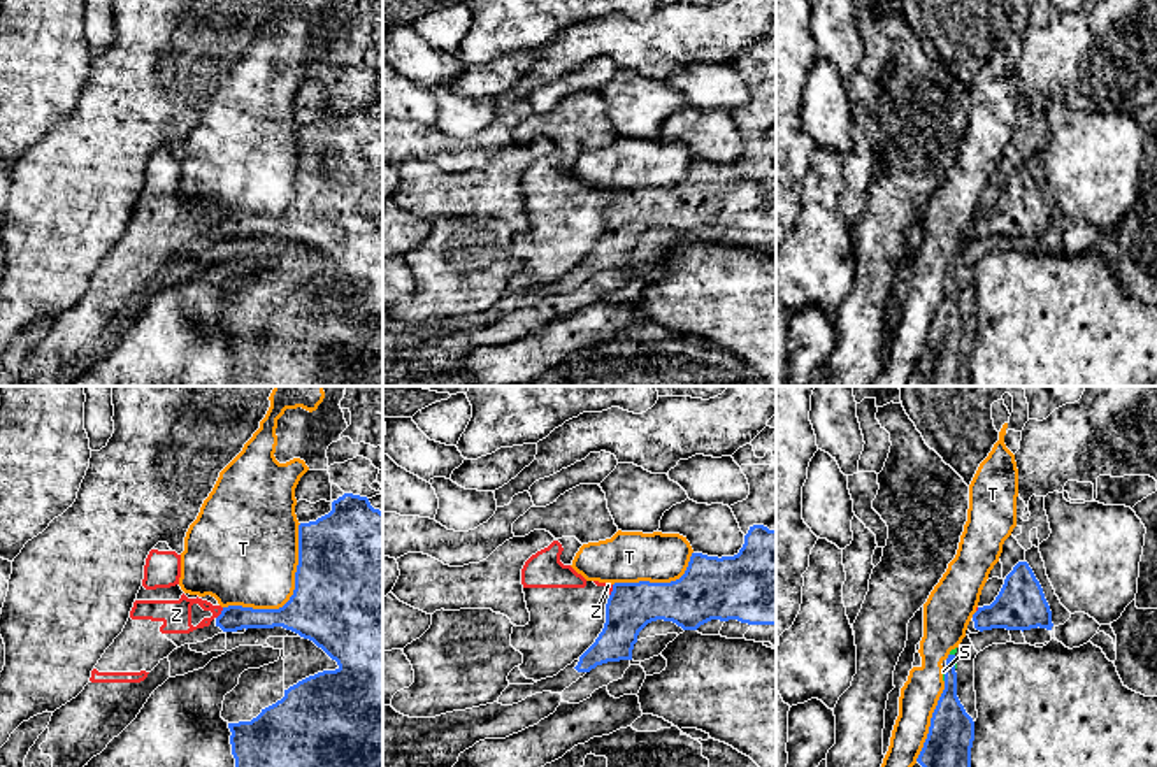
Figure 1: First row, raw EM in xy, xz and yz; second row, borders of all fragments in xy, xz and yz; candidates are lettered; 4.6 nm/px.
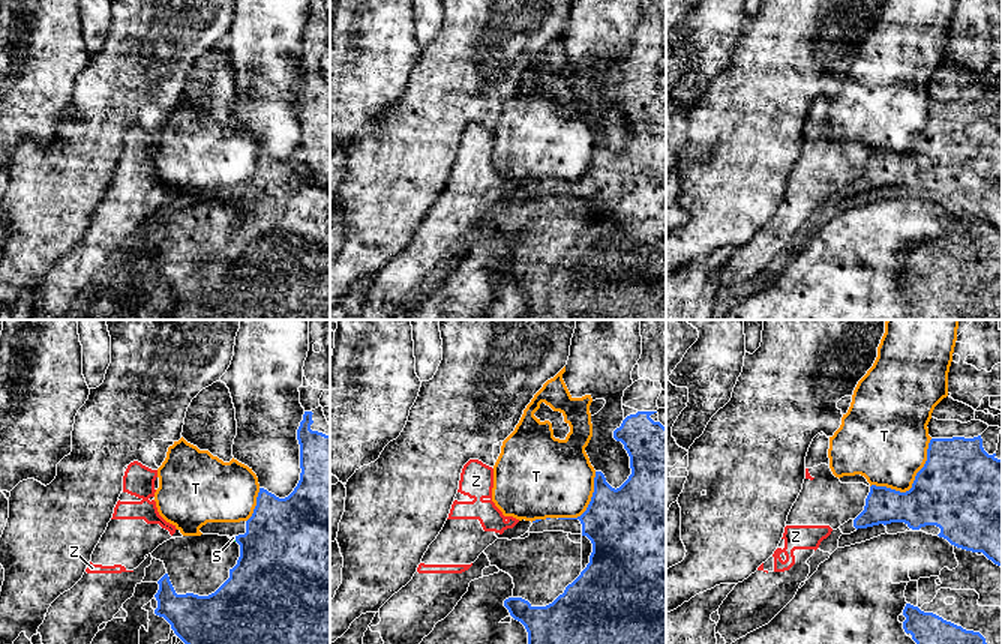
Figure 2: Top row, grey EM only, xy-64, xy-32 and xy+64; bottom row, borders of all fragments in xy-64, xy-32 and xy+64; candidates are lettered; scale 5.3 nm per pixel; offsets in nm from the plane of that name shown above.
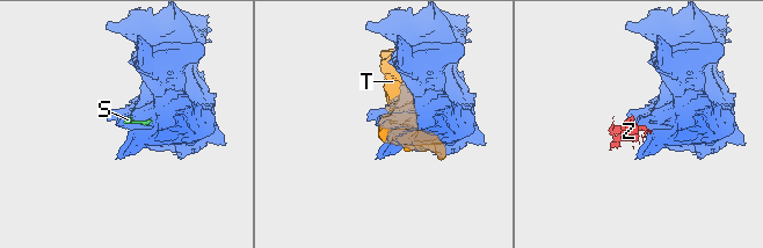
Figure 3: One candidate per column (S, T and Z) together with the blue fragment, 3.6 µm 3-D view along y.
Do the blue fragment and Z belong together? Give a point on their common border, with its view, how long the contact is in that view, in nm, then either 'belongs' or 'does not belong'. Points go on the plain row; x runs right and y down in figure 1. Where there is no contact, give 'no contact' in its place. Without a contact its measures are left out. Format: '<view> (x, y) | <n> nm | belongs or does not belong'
xy (222, 220) | 70 nm | does not belong

